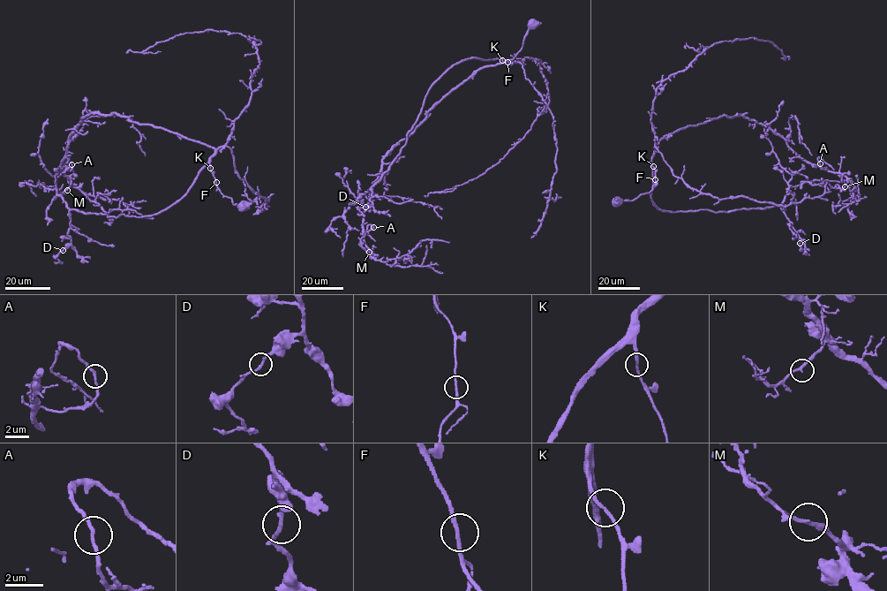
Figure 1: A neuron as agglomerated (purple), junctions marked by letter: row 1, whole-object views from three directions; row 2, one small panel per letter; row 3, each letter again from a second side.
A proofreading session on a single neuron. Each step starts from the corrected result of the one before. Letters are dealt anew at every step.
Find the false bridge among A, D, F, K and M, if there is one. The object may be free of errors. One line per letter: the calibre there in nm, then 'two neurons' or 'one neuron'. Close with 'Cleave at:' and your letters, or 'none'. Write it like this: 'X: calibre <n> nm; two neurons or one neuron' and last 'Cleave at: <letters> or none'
A: calibre 200 nm; one neuron
D: calibre 200 nm; one neuron
F: calibre 200 nm; one neuron
K: calibre 200 nm; one neuron
M: calibre 200 nm; one neuron
Cleave at: none

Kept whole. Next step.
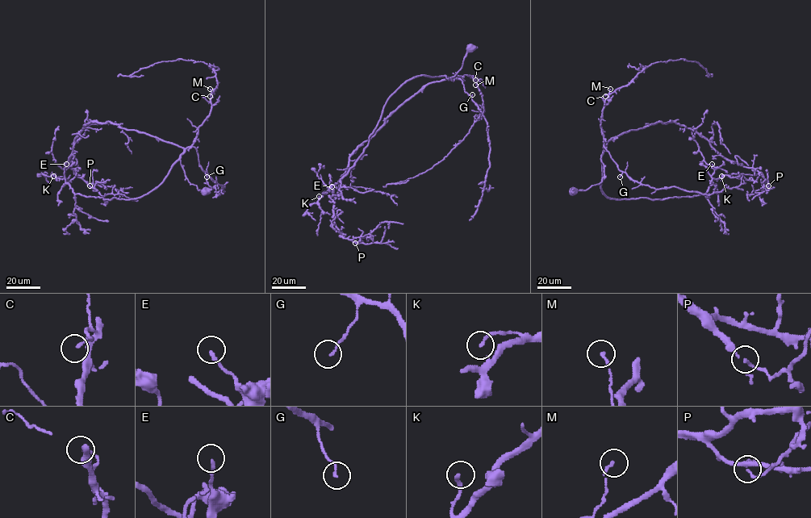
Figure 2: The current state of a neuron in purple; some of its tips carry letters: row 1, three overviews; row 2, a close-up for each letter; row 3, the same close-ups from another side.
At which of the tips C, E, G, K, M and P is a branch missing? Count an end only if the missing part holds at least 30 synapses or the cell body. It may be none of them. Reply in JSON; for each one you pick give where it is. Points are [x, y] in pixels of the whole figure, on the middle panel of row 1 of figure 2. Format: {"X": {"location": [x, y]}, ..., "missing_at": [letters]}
{"missing_at": []}

